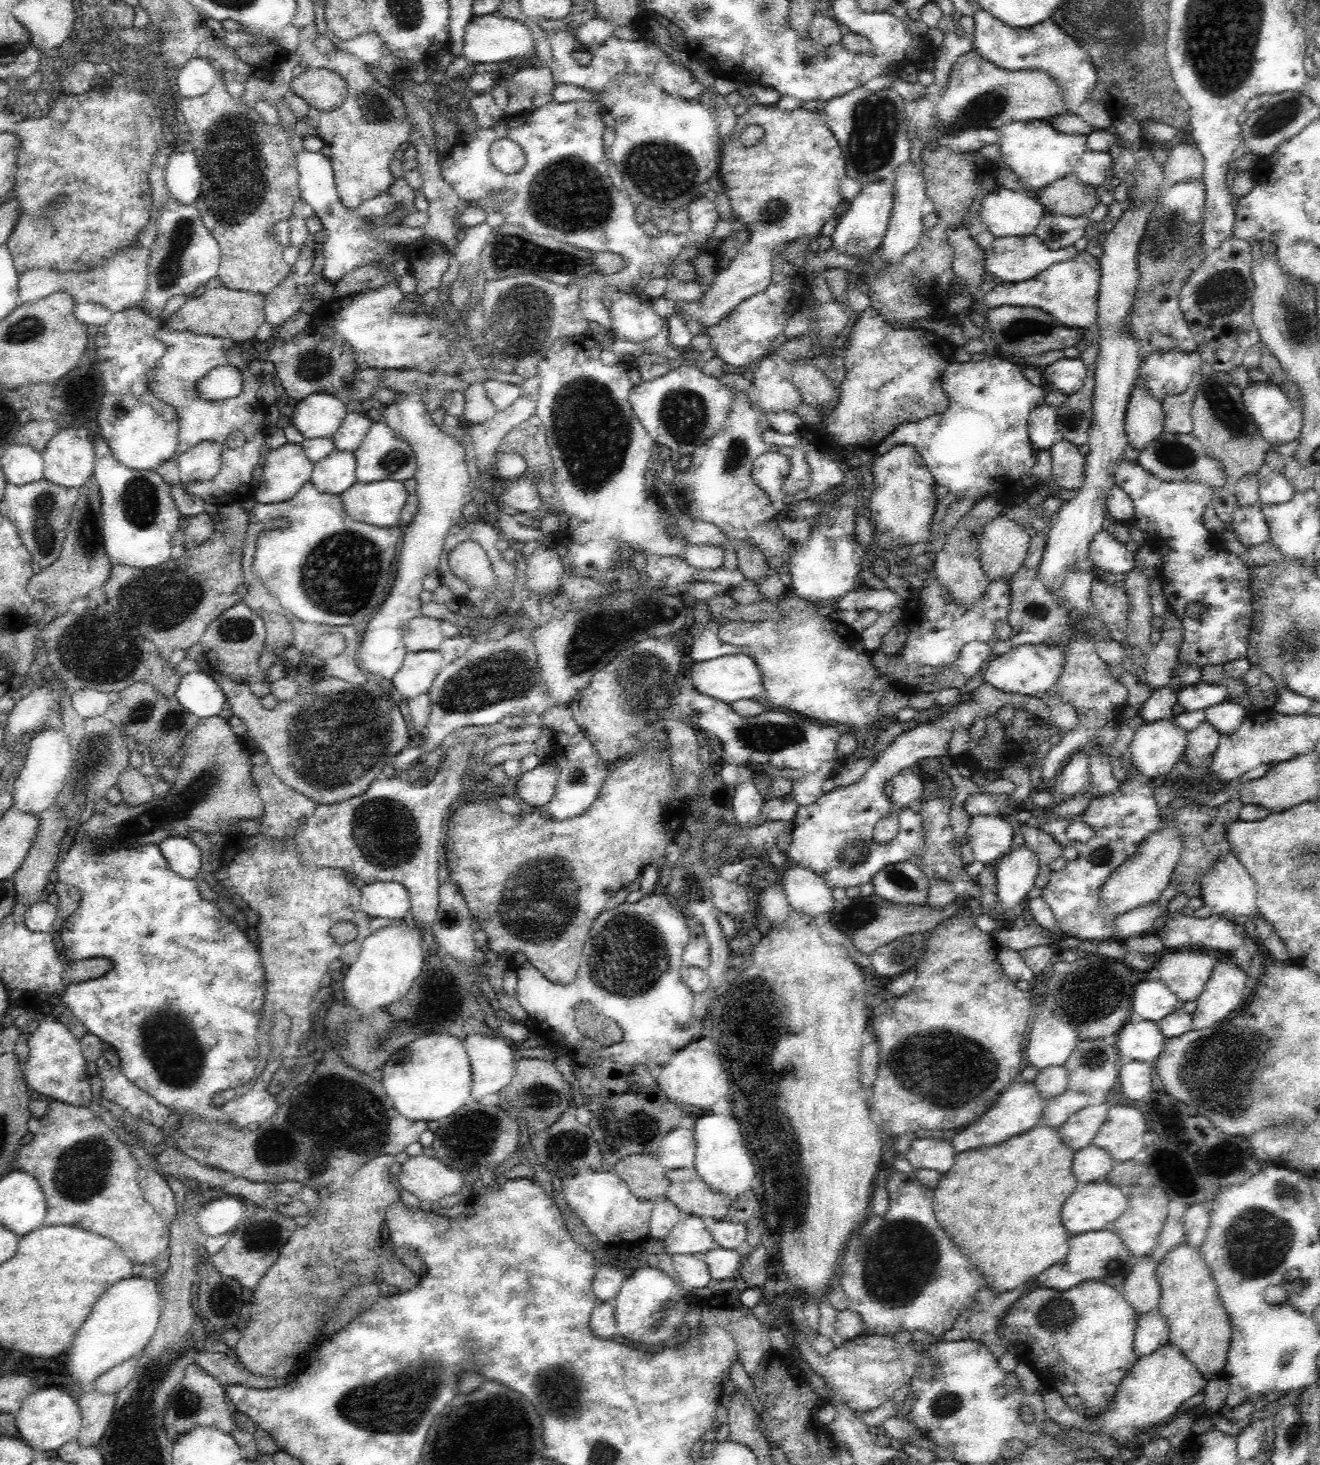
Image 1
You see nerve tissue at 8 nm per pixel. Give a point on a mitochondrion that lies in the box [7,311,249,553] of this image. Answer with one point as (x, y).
(141, 506)

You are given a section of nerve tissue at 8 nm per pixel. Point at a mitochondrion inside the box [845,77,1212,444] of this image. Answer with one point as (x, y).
(985, 108)

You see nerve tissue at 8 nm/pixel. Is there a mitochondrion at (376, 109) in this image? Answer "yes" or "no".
yes

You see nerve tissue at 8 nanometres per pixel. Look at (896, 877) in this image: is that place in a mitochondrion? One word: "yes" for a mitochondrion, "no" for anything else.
yes

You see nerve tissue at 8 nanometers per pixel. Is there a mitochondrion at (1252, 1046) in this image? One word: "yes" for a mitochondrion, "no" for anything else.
yes

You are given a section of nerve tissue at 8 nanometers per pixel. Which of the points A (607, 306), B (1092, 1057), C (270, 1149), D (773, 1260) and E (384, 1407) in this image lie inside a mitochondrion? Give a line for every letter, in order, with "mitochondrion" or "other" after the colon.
A: other
B: mitochondrion
C: mitochondrion
D: other
E: mitochondrion

